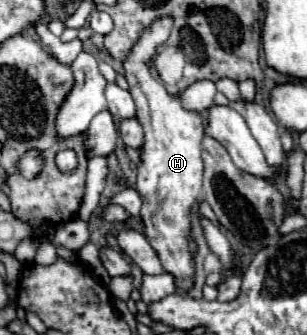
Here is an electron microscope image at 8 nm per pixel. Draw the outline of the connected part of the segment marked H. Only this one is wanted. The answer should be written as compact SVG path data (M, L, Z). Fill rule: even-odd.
M162 17L152 27L148 27L138 43L134 45L130 57L124 61L126 81L130 83L130 95L136 103L138 121L144 127L146 143L142 153L142 163L138 165L138 181L136 191L142 195L142 211L140 217L146 227L146 237L154 251L158 253L164 269L176 277L176 285L180 291L188 291L194 279L194 243L188 241L190 231L190 209L200 199L202 191L202 117L182 109L180 99L168 95L164 85L152 77L148 69L148 61L154 57L160 43L166 43L170 37L172 19Z

